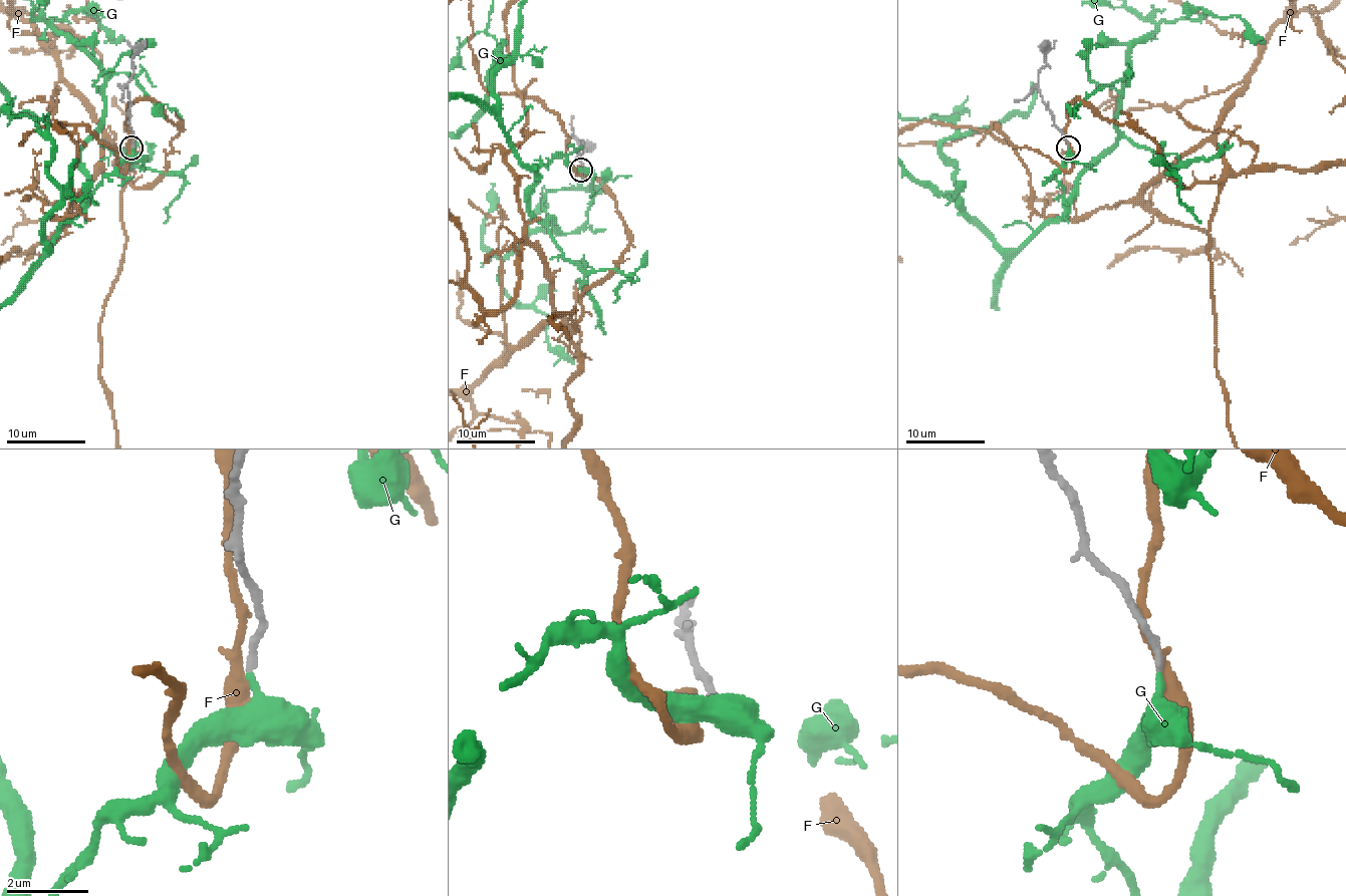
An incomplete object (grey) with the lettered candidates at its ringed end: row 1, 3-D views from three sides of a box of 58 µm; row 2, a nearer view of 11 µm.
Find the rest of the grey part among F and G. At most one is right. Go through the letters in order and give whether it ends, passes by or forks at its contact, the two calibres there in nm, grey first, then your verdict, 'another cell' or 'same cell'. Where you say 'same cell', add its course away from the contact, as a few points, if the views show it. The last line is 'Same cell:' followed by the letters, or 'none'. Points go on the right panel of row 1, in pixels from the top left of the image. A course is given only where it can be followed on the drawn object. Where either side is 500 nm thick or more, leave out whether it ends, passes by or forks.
F: it passes by; 180 nm thick on the grey side, 320 nm on the other; another cell
G: it ends there; 170 nm thick on the grey side, 280 nm on the other; same cell
Same cell: G

